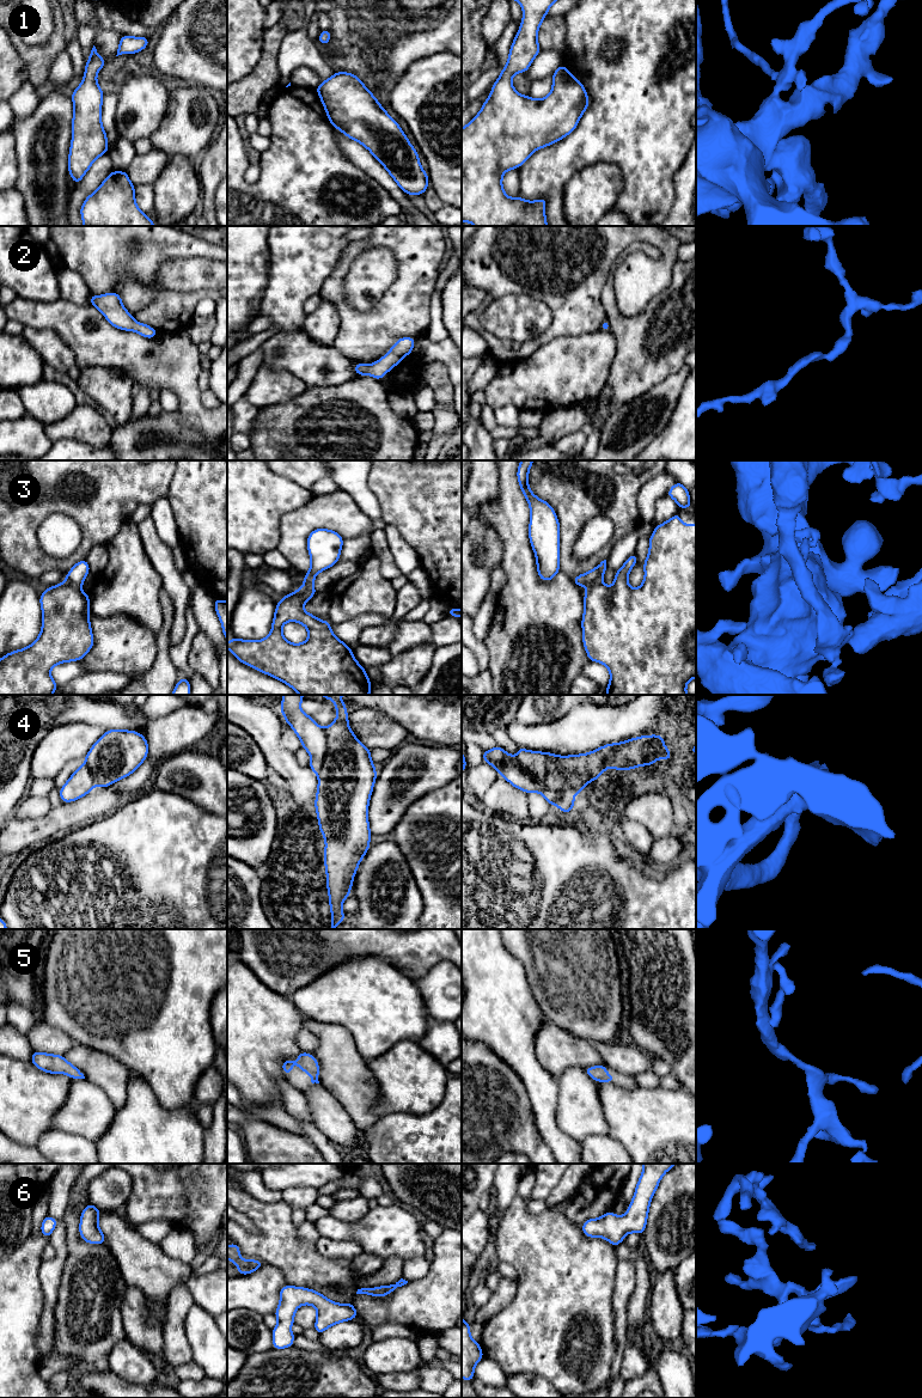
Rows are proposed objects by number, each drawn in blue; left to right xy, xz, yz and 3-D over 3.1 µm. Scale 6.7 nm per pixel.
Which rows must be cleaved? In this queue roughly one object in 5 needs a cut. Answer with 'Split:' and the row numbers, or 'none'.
Split: 3

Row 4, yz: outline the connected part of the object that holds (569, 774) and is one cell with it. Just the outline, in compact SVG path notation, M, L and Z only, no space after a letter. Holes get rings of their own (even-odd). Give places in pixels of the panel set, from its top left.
M660 734L641 735L618 744L606 744L602 747L581 755L558 756L549 752L530 751L518 746L518 755L513 757L502 747L495 745L494 749L482 752L483 762L496 769L513 787L524 790L526 794L537 792L542 794L549 805L555 805L568 814L574 808L574 796L580 793L591 781L606 771L609 765L616 770L631 770L640 765L651 767L655 761L665 758L671 761L671 752L665 746Z

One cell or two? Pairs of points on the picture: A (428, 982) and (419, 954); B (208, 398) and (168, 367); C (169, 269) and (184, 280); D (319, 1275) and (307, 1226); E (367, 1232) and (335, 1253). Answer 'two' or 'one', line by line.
A: two
B: two
C: one
D: two
E: two

